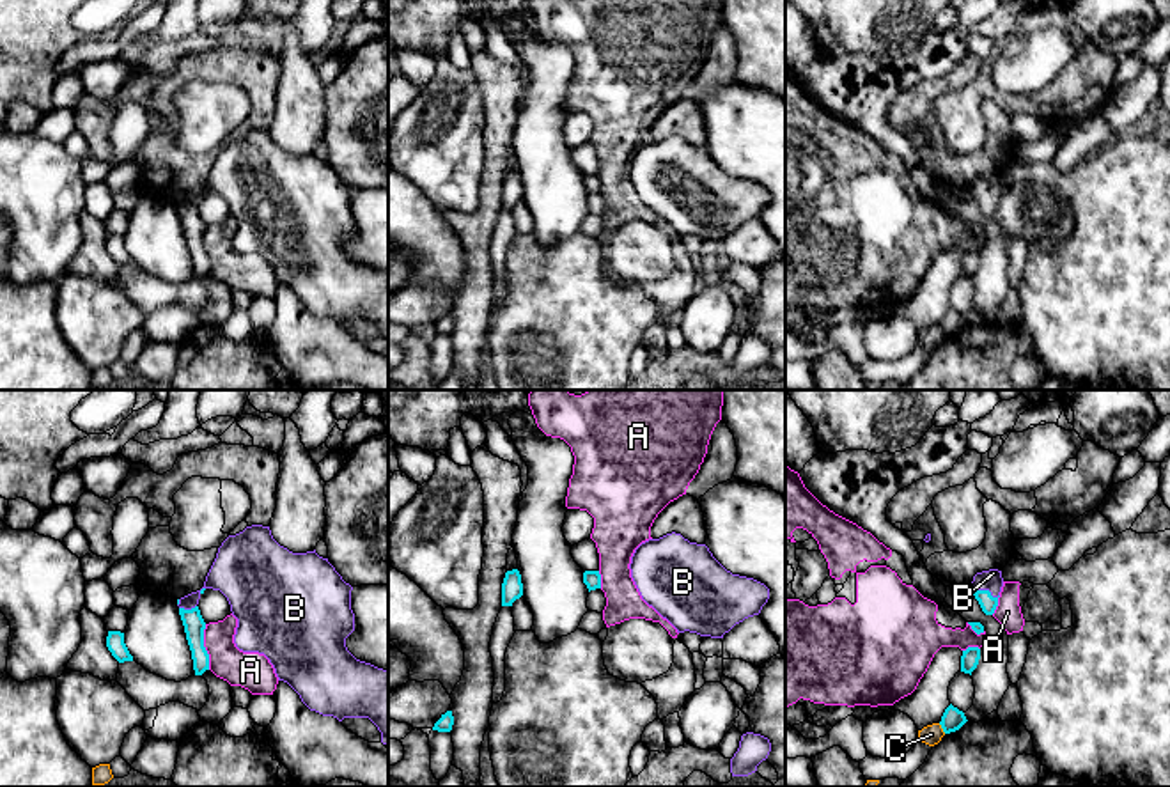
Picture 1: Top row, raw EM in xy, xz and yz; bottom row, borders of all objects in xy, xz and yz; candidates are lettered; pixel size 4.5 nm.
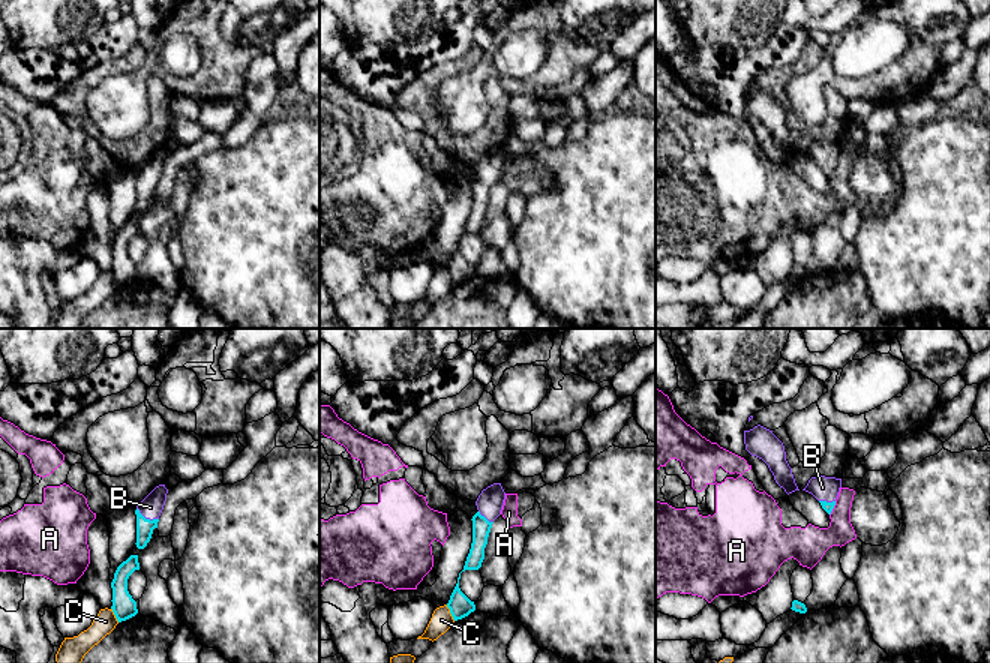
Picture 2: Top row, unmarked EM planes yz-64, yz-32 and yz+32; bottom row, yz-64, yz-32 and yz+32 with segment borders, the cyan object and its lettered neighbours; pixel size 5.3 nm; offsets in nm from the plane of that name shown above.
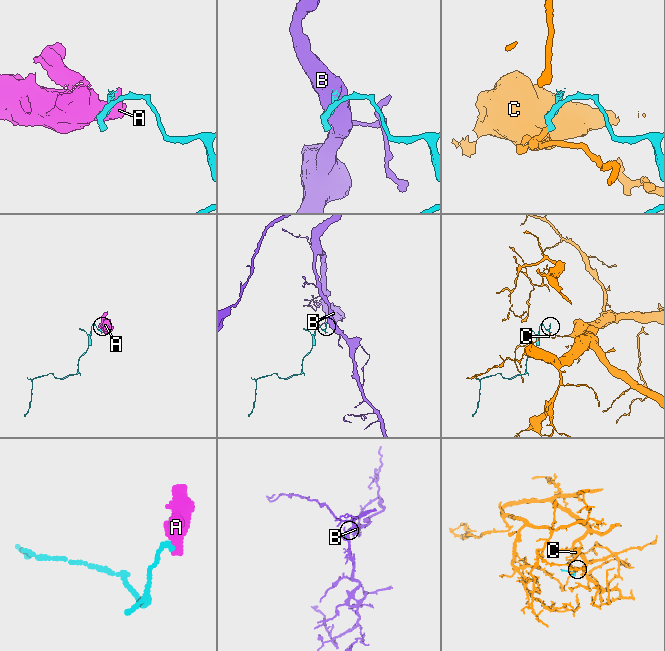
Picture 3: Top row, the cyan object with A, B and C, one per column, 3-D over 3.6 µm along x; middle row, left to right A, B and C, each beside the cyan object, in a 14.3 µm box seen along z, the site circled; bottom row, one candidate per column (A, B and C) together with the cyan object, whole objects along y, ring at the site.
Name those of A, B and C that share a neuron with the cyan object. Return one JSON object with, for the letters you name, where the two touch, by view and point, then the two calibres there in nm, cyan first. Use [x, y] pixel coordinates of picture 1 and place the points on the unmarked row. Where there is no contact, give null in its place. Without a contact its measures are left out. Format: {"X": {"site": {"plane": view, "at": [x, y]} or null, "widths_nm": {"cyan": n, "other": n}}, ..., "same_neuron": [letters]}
{"B": {"site": {"plane": "yz", "at": [986, 194]}, "widths_nm": {"cyan": 80, "other": 100}}, "same_neuron": ["B"]}

